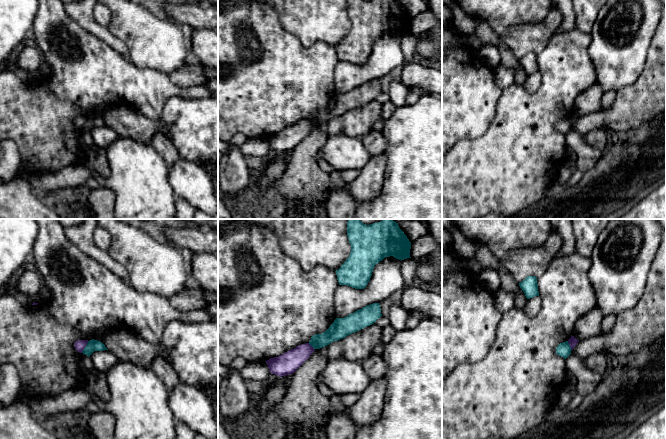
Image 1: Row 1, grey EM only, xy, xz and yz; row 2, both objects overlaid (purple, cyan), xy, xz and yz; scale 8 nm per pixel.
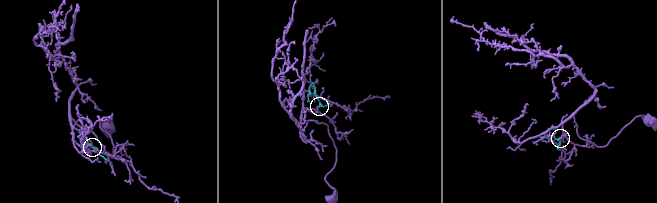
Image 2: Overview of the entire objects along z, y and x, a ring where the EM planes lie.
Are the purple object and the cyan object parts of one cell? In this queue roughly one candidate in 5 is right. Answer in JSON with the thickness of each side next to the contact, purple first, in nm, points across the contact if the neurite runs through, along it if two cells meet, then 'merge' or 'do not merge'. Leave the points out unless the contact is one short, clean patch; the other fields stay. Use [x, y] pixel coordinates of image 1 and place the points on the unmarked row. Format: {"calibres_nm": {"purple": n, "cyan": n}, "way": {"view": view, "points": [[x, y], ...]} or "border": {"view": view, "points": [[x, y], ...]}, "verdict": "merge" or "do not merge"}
{"calibres_nm": {"purple": 90, "cyan": 100}, "border": {"view": "xy", "points": [[88, 117], [81, 128]]}, "verdict": "do not merge"}

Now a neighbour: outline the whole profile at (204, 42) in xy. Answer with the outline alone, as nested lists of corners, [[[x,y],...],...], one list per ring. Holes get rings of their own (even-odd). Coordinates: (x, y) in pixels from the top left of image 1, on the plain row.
[[[195,29],[191,36],[191,51],[207,68],[218,70],[218,31]]]

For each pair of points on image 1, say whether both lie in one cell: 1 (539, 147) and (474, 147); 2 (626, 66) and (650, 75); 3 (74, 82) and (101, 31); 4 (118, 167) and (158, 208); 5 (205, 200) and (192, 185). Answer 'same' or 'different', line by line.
1: same
2: different
3: different
4: same
5: same

